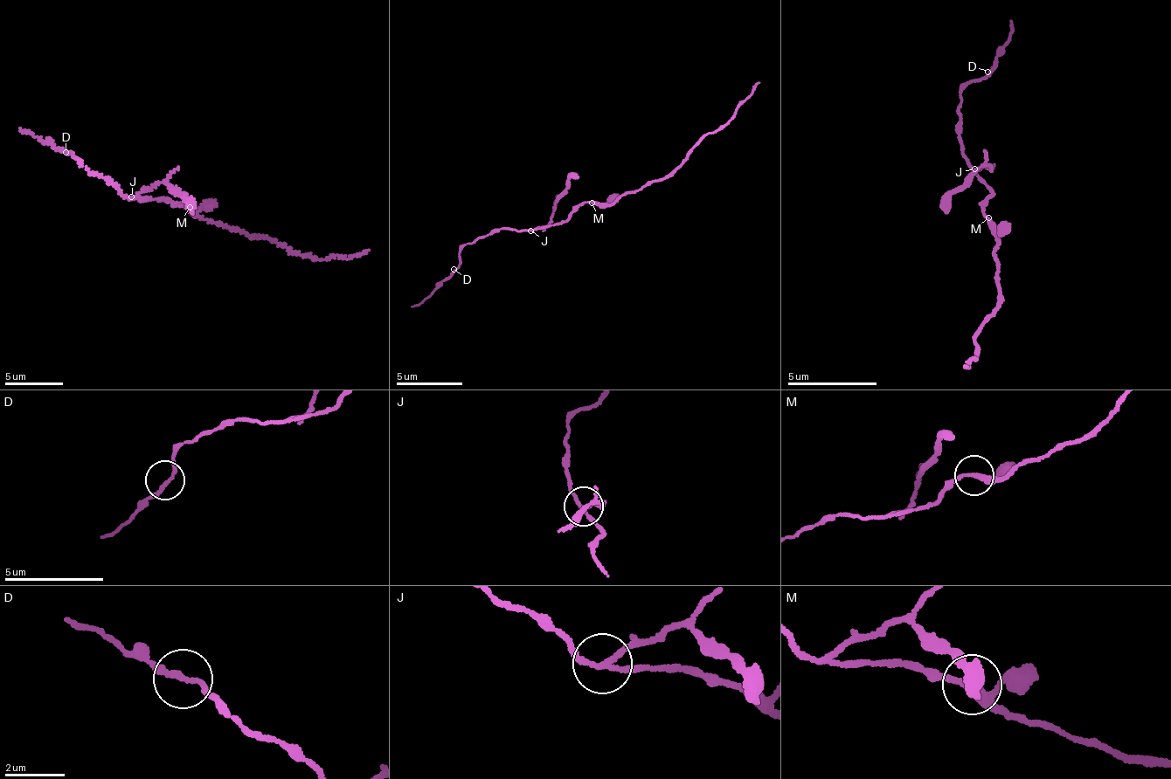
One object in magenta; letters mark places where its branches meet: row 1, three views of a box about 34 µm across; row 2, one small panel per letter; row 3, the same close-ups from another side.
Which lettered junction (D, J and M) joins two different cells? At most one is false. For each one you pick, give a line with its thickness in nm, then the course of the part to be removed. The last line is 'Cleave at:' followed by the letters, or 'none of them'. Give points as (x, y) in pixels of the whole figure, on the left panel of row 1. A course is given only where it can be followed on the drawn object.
J: 150 nm | (131, 196), (163, 182), (185, 198), (192, 214)
Cleave at: J

